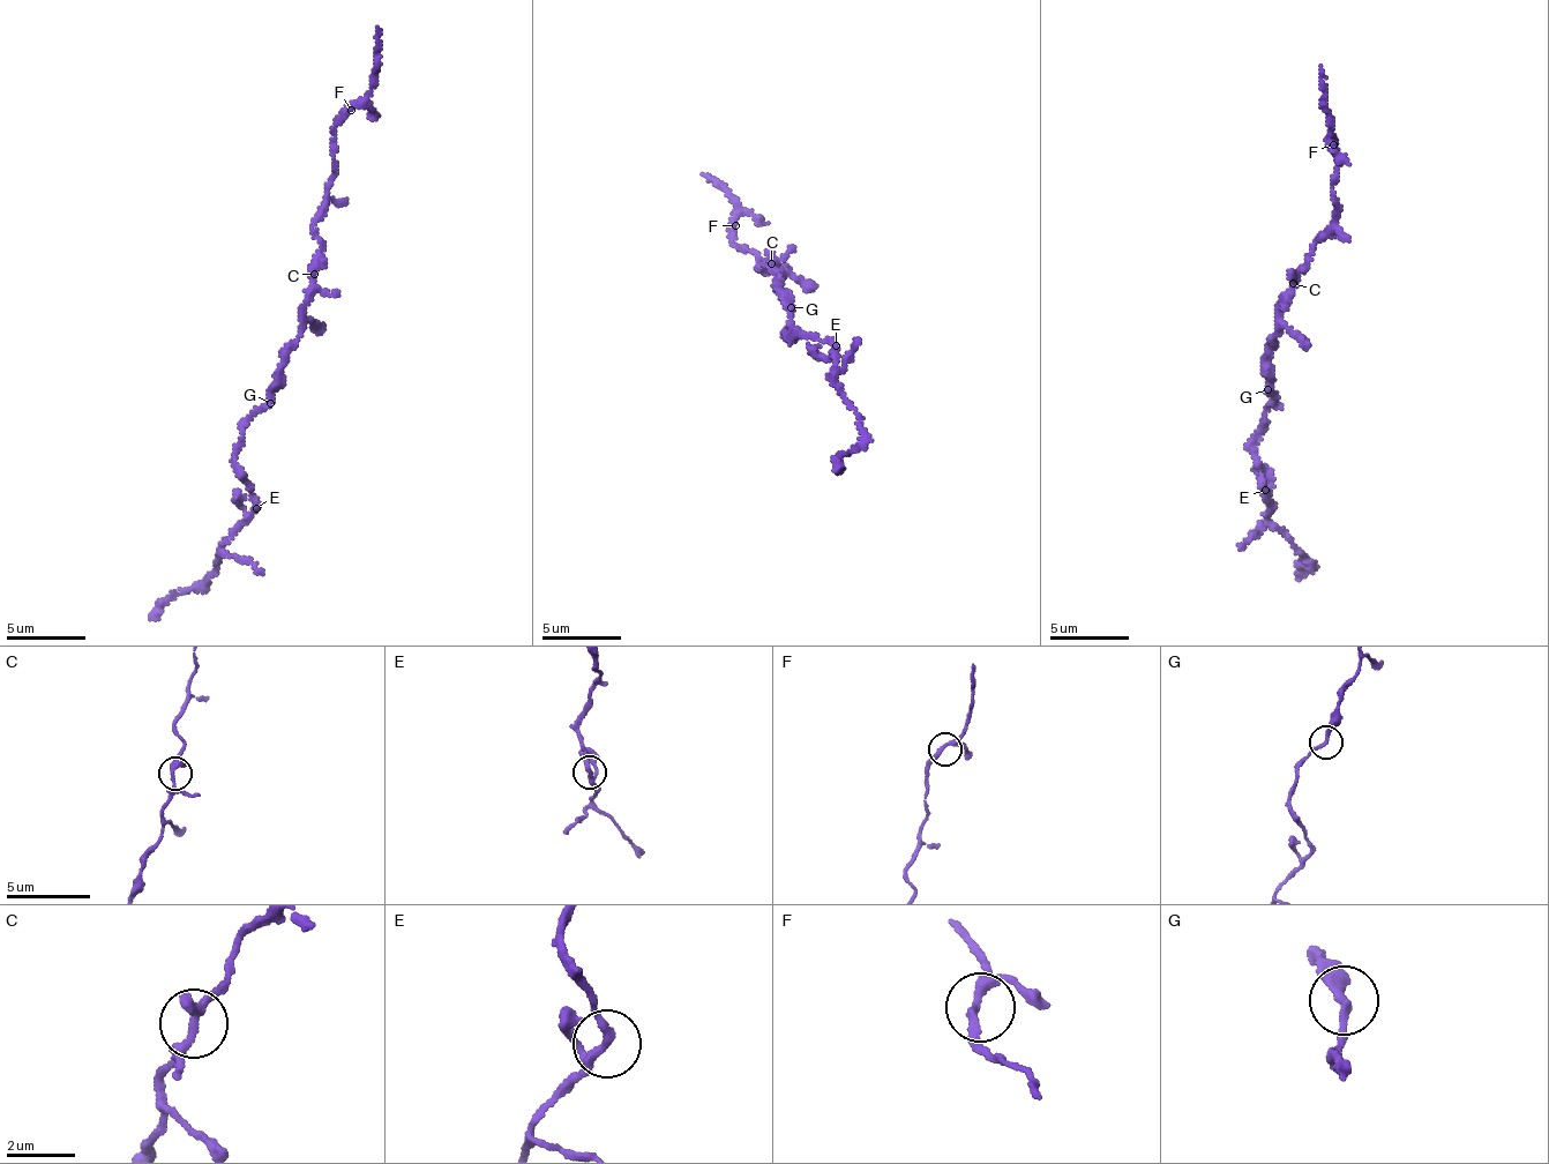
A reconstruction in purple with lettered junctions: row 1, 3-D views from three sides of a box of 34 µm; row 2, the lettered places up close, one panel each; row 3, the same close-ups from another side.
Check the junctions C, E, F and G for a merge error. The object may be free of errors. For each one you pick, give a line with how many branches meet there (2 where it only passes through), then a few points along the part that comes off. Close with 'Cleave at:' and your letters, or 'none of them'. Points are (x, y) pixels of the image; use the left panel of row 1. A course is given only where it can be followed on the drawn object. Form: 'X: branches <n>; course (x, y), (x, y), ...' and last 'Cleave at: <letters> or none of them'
Cleave at: none of them

